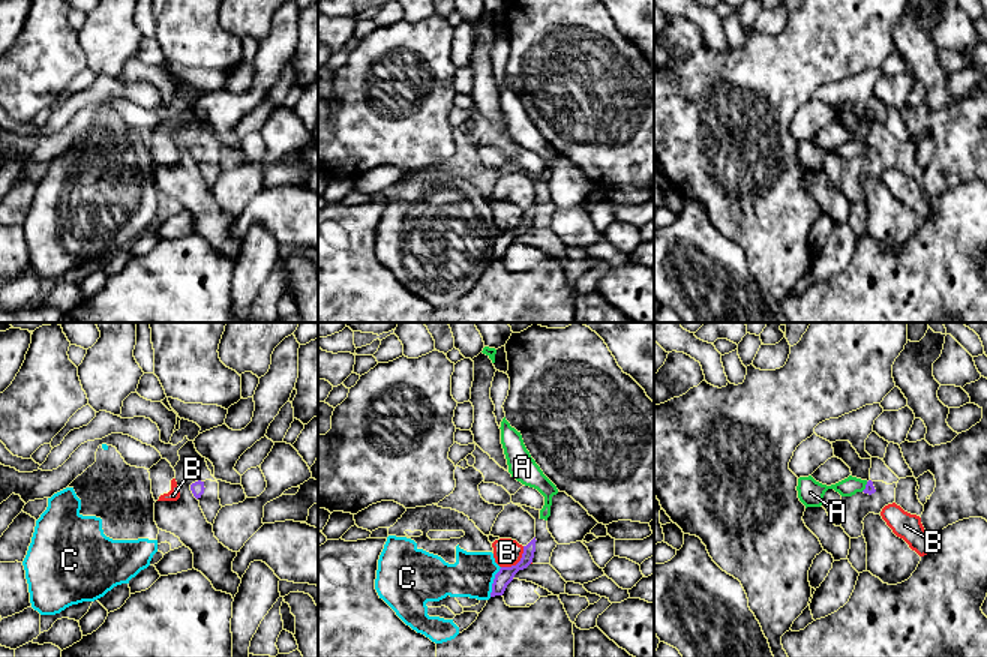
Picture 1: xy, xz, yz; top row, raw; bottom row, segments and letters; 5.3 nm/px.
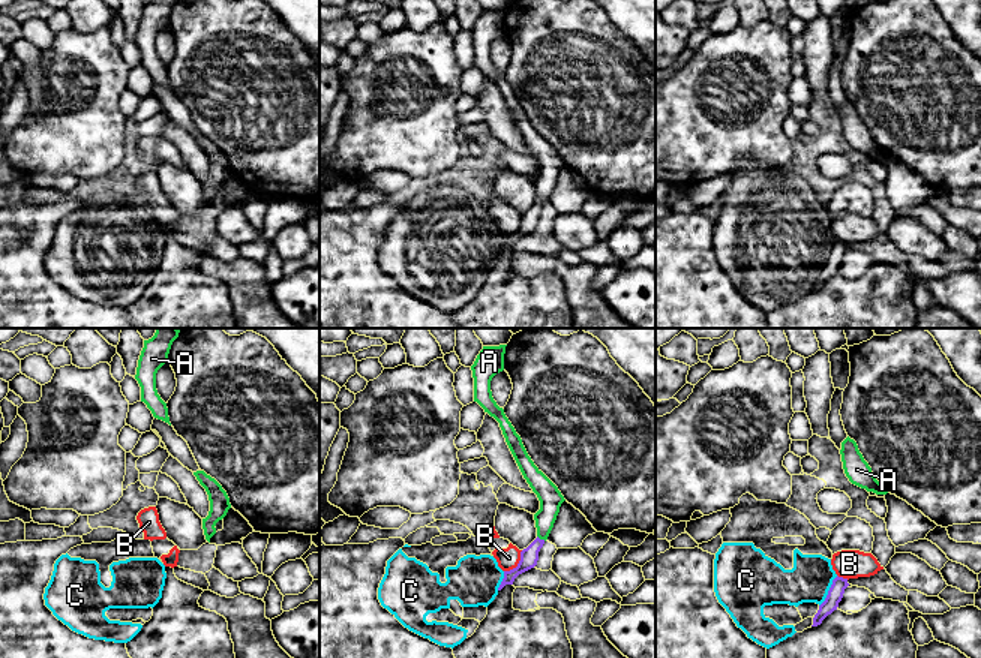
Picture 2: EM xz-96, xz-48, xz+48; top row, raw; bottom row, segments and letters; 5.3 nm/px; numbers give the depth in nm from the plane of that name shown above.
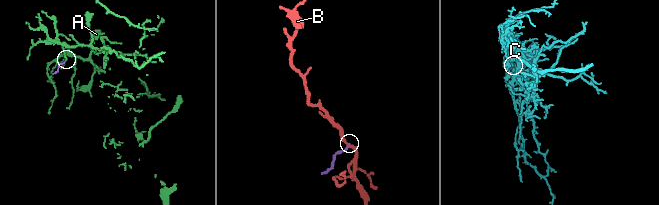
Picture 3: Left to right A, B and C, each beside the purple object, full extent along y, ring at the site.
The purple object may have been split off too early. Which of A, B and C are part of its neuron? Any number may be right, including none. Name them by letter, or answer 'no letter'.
A

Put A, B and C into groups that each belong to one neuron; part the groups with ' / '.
A / B / C

